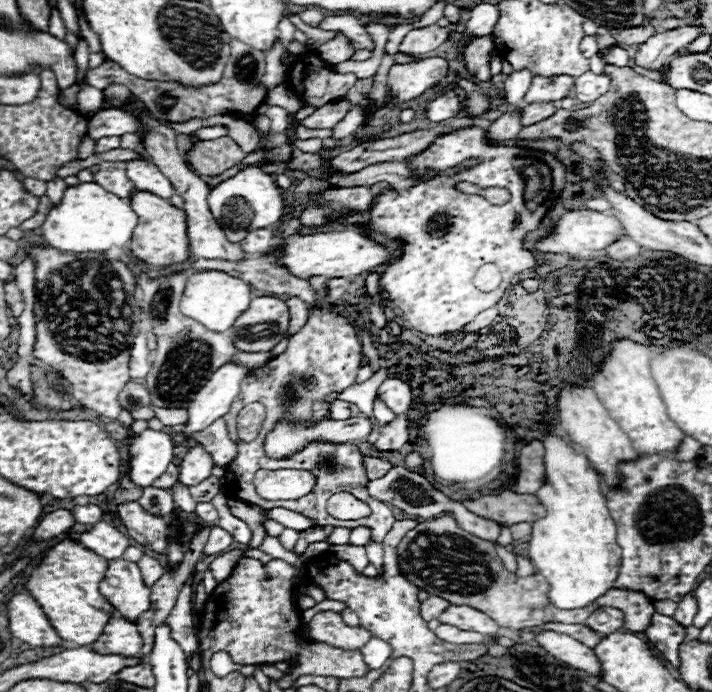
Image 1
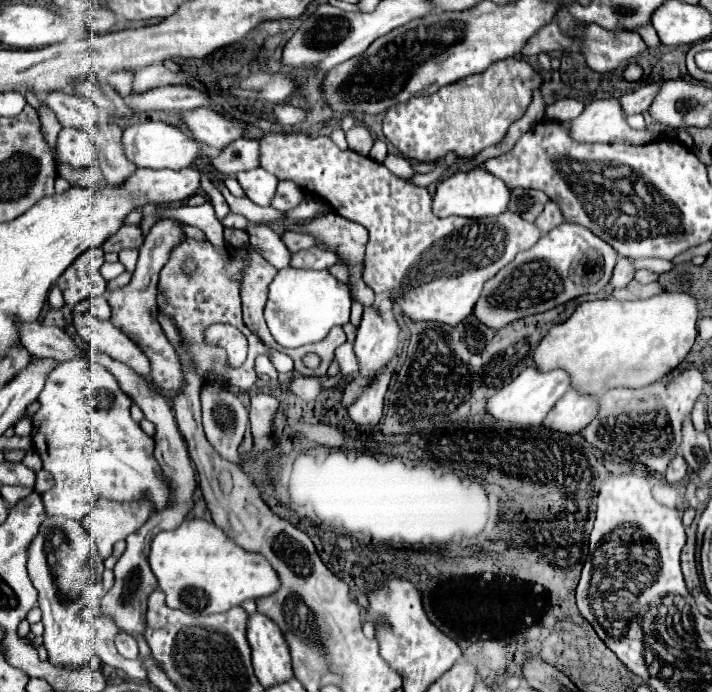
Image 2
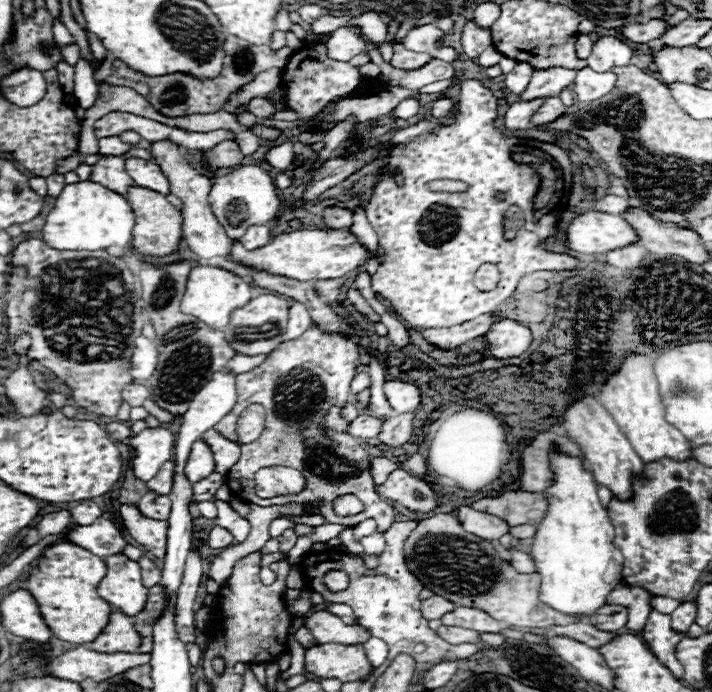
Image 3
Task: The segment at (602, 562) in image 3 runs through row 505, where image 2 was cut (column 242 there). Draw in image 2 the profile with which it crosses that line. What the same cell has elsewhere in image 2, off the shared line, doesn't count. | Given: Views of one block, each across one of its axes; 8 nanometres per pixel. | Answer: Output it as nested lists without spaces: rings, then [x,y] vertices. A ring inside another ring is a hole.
[[[198,518],[184,520],[176,530],[160,532],[154,538],[150,550],[150,568],[158,580],[158,588],[166,594],[166,604],[194,616],[226,612],[234,606],[240,606],[248,598],[256,600],[260,596],[268,596],[280,586],[280,578],[276,578],[274,568],[260,554],[244,552],[244,548],[236,546],[234,540],[228,540],[228,536],[220,528],[216,528],[216,524]]]

